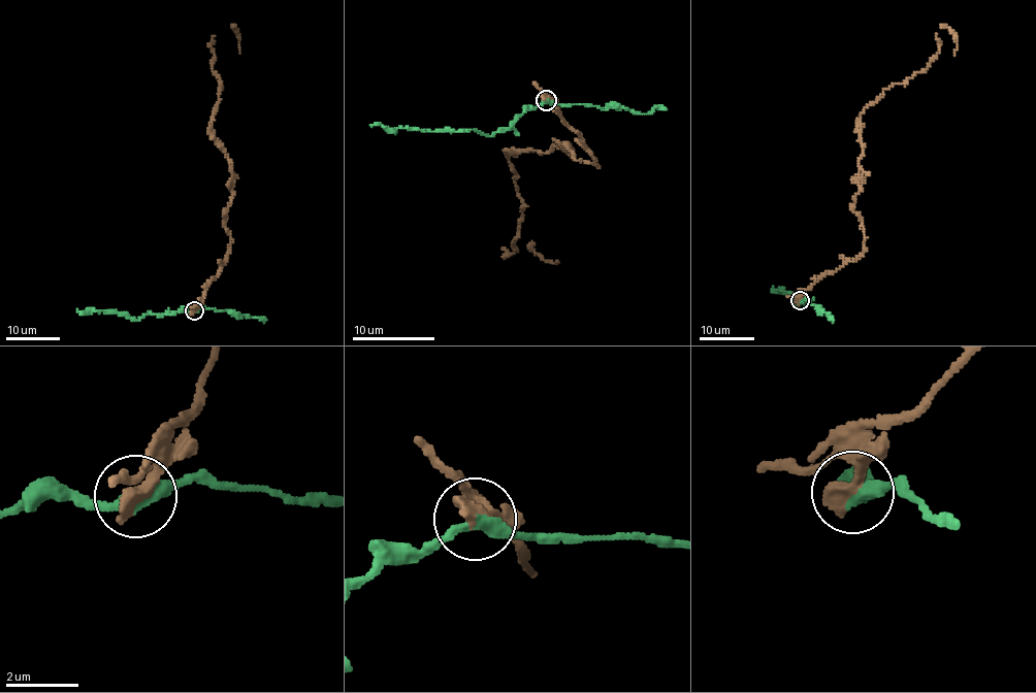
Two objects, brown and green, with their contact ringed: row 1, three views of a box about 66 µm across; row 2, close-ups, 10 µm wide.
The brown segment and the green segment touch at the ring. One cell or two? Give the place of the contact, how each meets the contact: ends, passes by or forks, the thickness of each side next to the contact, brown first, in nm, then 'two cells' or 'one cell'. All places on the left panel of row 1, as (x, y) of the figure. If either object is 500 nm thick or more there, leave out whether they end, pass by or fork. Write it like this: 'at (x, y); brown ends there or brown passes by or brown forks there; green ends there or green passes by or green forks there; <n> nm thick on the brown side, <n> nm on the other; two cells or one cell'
at (194, 310); 550 nm thick on the brown side, 320 nm on the other; two cells

